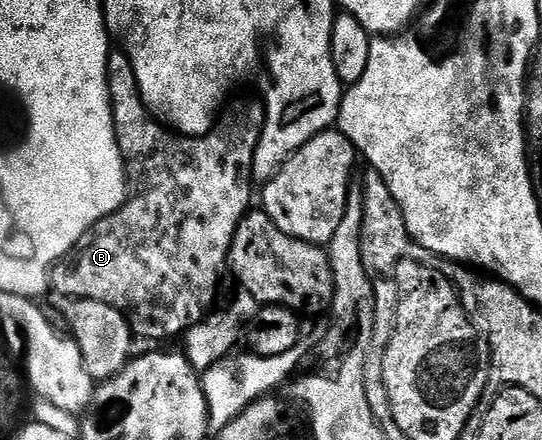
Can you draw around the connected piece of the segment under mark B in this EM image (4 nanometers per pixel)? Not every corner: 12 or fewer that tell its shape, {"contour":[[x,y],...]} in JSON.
{"contour":[[106,81],[130,193],[51,268],[170,340],[207,319],[251,207],[266,105],[212,134]]}

